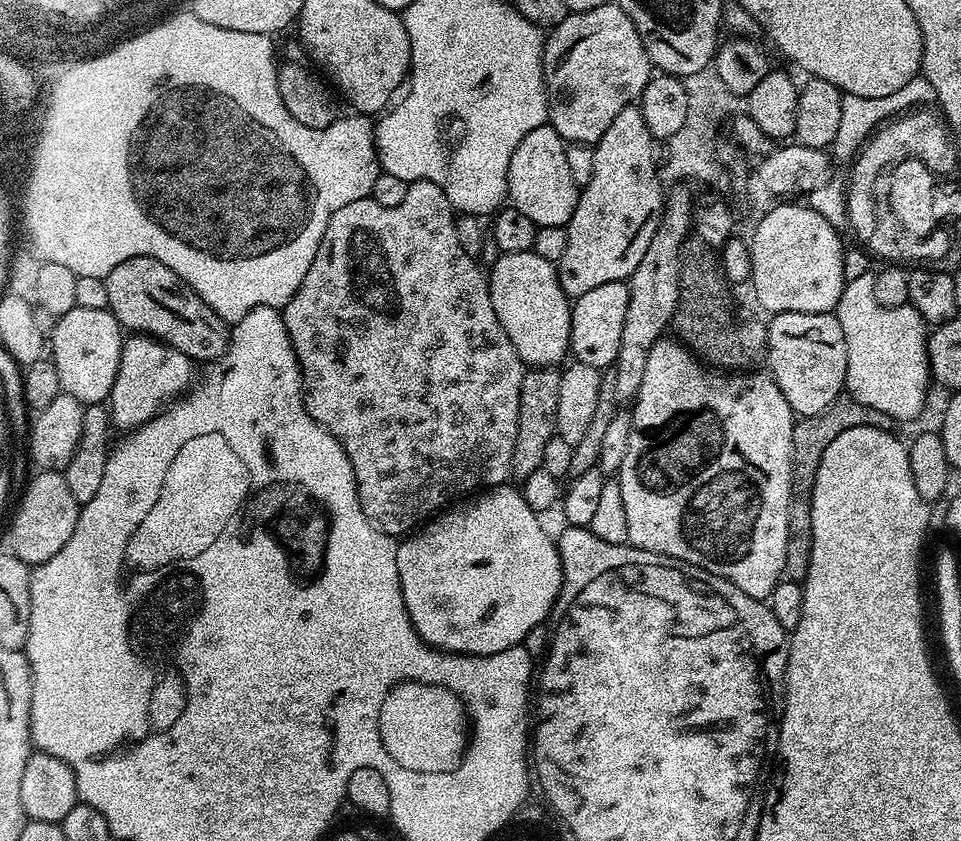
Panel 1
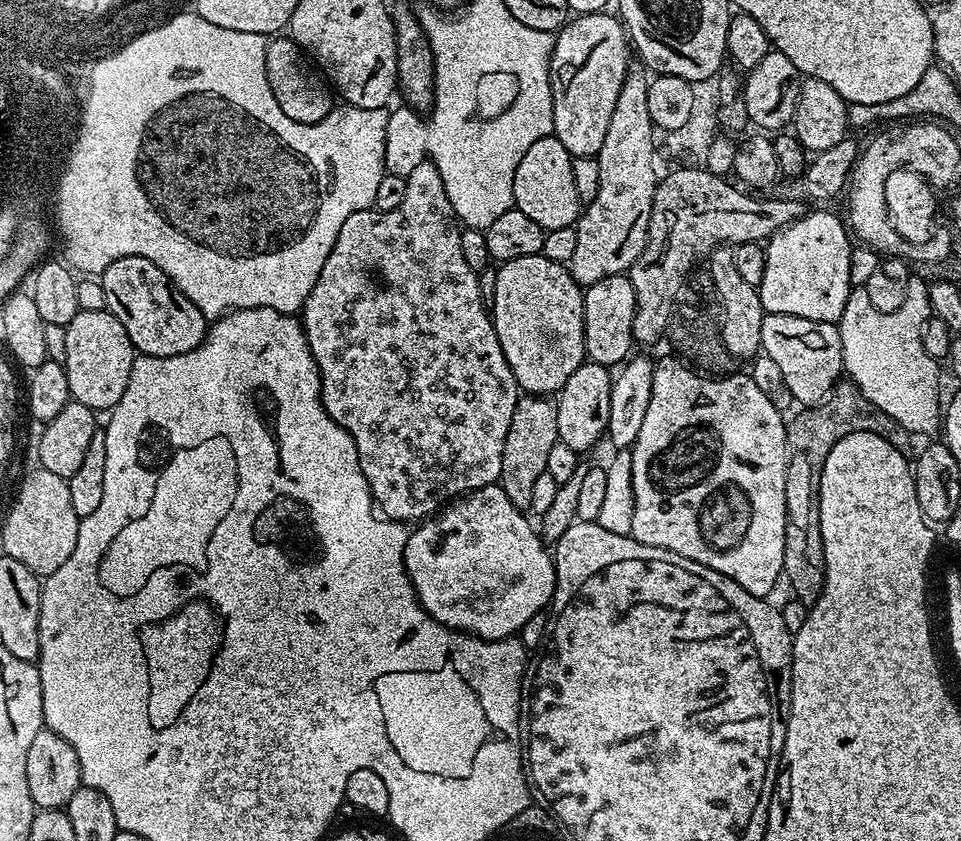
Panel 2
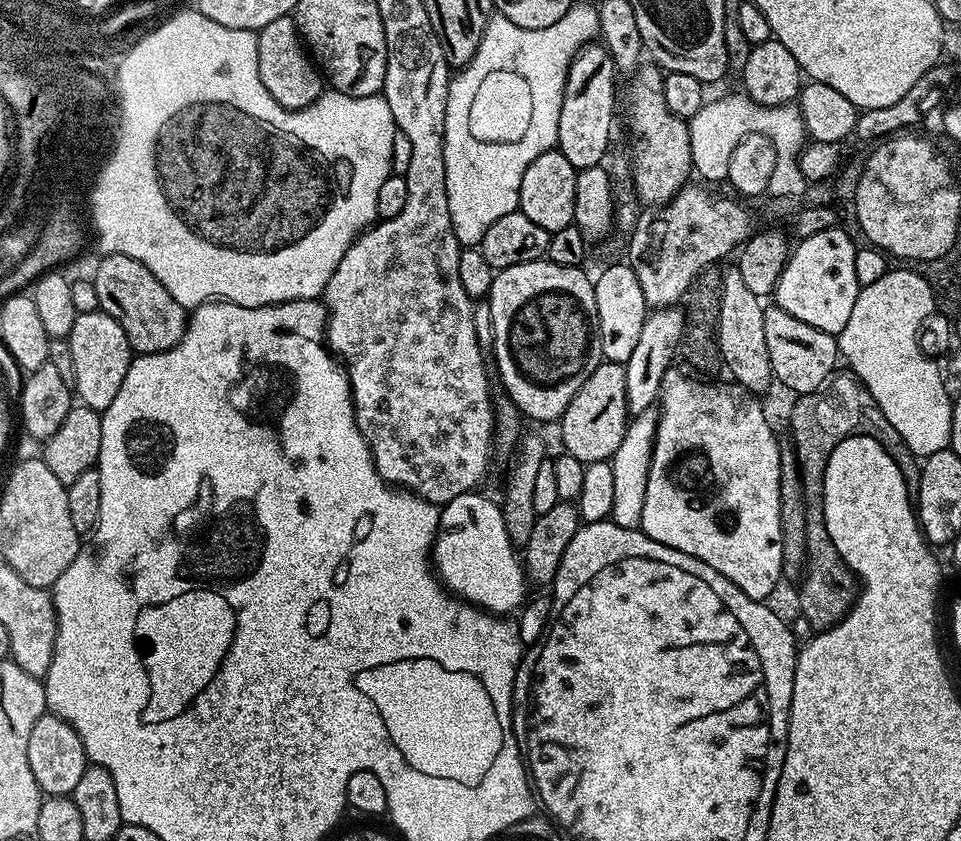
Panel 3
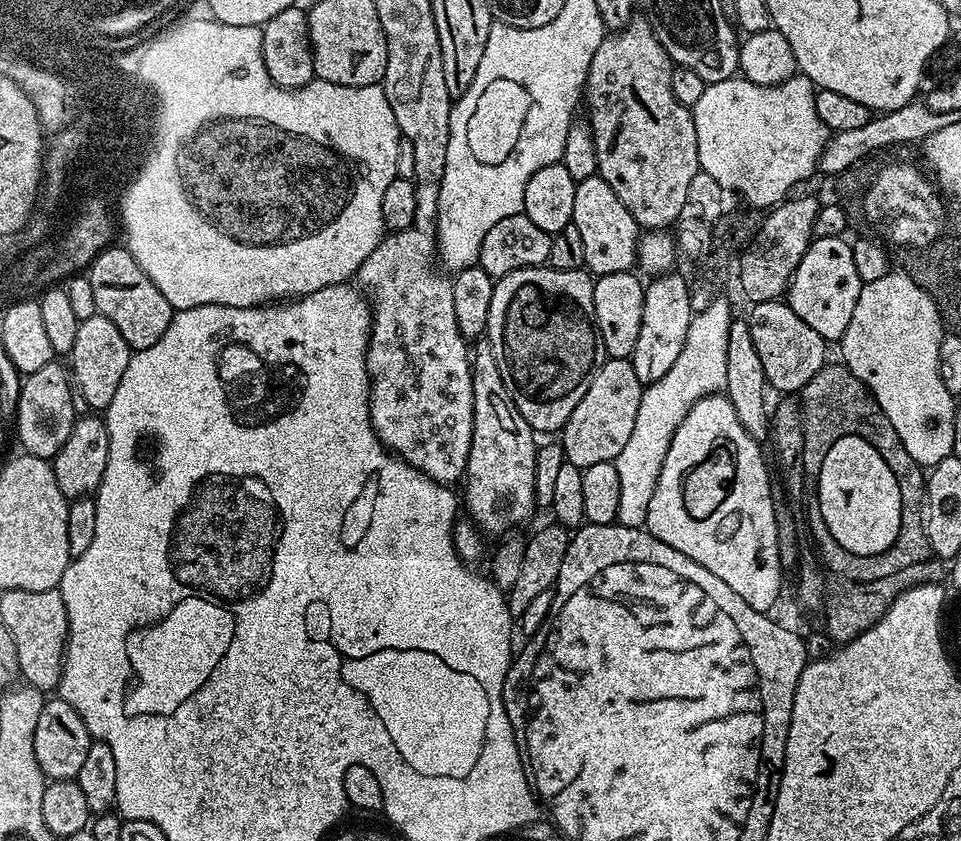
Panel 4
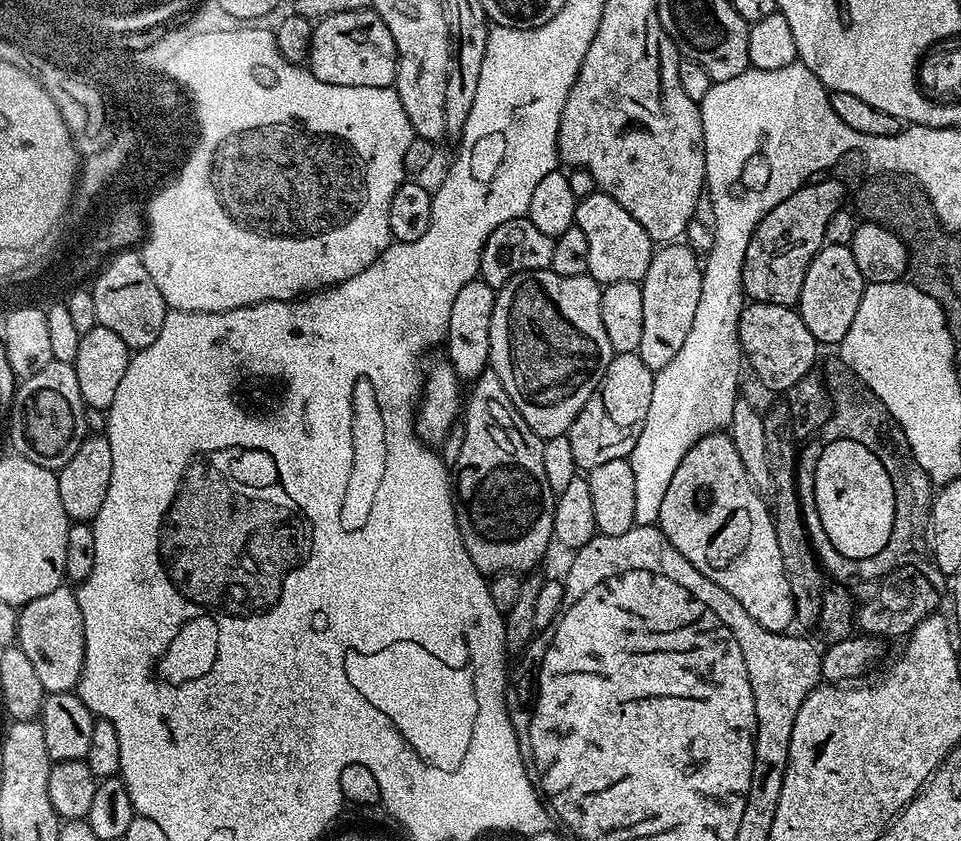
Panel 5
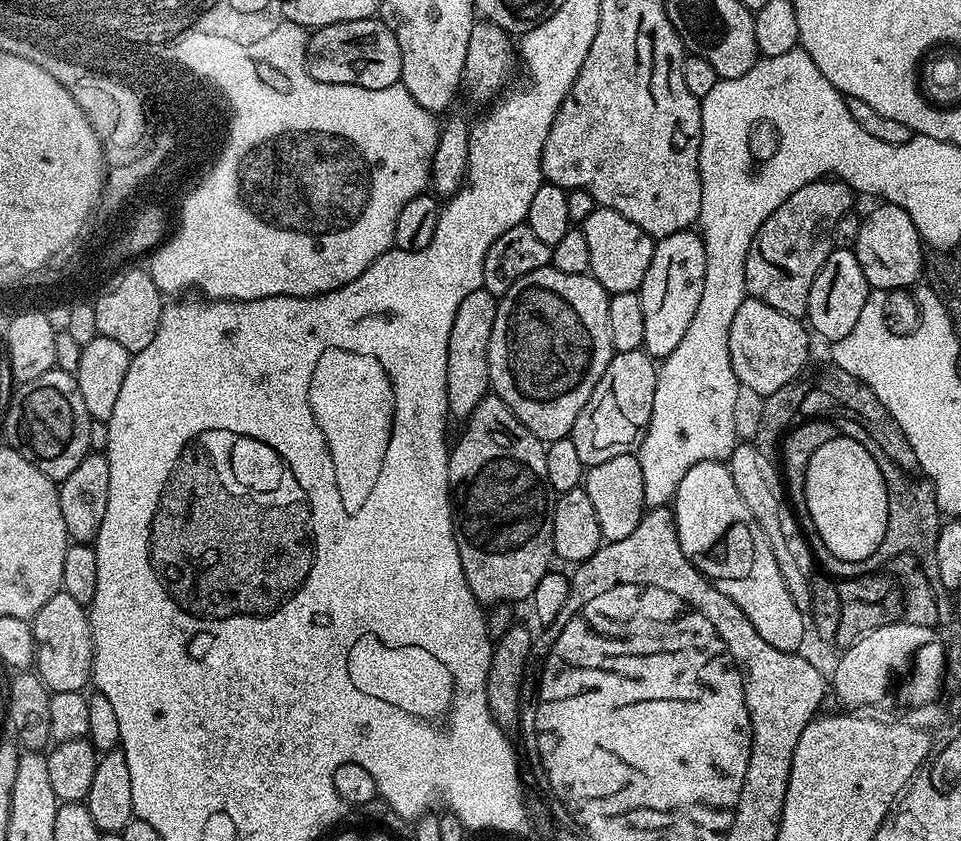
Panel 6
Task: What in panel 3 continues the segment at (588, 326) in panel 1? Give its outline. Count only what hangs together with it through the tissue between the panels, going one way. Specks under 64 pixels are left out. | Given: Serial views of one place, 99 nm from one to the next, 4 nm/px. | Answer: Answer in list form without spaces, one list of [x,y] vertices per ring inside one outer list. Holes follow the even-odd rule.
[[[627,262],[612,264],[604,268],[594,280],[594,302],[596,303],[596,330],[601,357],[609,364],[625,365],[642,335],[642,326],[650,309],[646,298],[642,298],[642,285]]]

